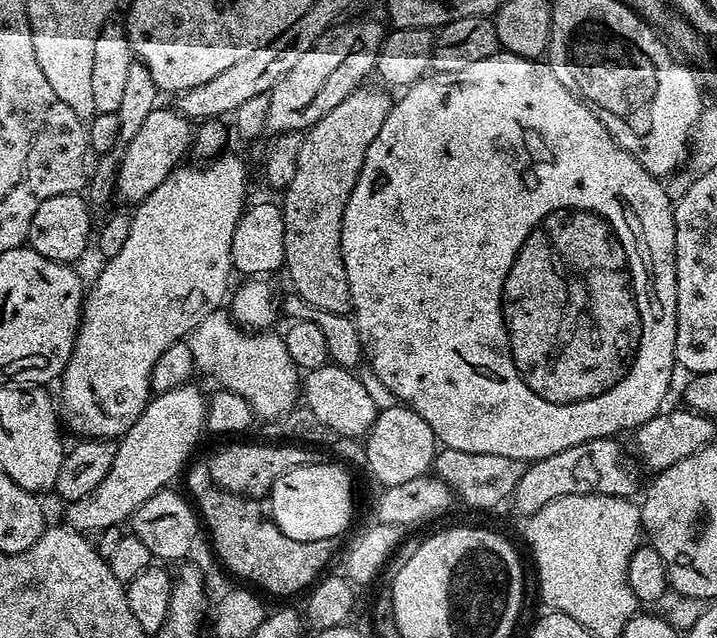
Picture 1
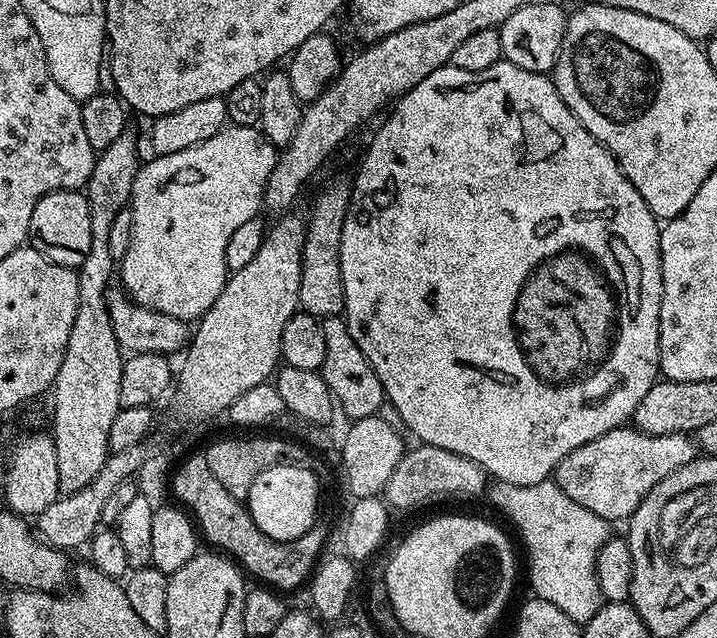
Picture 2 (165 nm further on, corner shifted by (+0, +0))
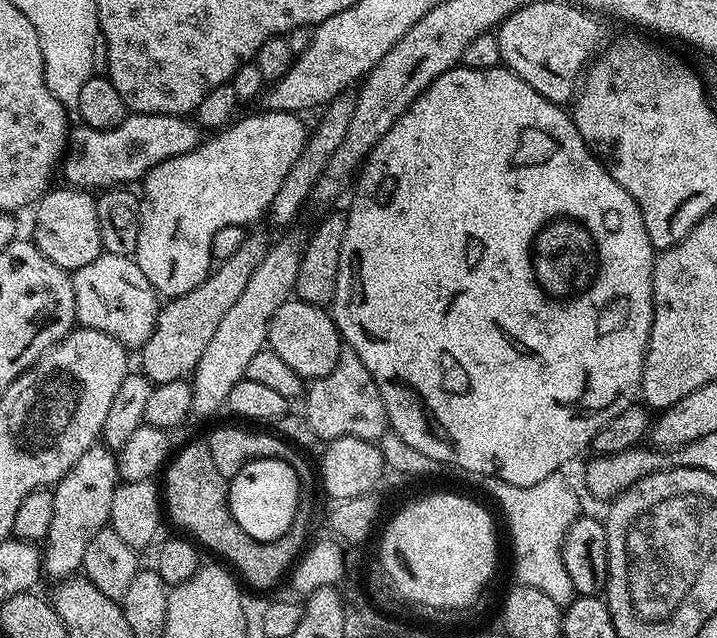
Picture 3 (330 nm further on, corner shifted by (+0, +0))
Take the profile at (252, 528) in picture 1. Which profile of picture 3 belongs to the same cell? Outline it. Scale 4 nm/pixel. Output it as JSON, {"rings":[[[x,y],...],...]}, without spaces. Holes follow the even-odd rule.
{"rings":[[[203,439],[186,445],[178,454],[176,452],[167,461],[163,476],[162,500],[166,505],[167,519],[169,516],[178,527],[185,528],[189,532],[185,533],[197,545],[205,544],[210,551],[217,552],[221,561],[229,560],[224,562],[235,569],[245,585],[248,583],[252,588],[274,587],[283,576],[285,579],[291,573],[298,557],[309,543],[308,527],[312,524],[312,511],[316,508],[314,493],[303,493],[301,506],[296,512],[296,523],[290,526],[287,536],[279,536],[276,540],[250,538],[250,534],[246,534],[246,530],[242,530],[242,526],[238,526],[238,522],[234,522],[230,514],[228,480],[222,474],[218,474],[218,466],[214,466],[210,446]]]}

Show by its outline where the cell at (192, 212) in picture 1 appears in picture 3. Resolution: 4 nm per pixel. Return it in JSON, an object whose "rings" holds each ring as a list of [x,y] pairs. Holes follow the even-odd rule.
{"rings":[[[263,111],[256,112],[253,116],[242,117],[243,115],[241,115],[239,118],[233,119],[227,126],[219,129],[215,134],[209,135],[212,136],[209,140],[207,137],[203,142],[197,144],[194,150],[190,150],[186,154],[178,154],[158,166],[154,166],[148,171],[147,176],[144,177],[142,181],[144,192],[142,191],[142,203],[140,205],[142,226],[138,230],[138,246],[136,247],[134,259],[142,270],[142,274],[146,274],[146,278],[152,283],[153,288],[156,289],[161,297],[181,296],[198,287],[209,276],[214,267],[212,259],[214,234],[218,234],[218,230],[222,230],[222,226],[252,226],[248,224],[254,223],[263,212],[265,215],[271,209],[274,202],[274,194],[278,194],[278,186],[282,186],[282,181],[285,180],[286,174],[290,174],[290,166],[294,166],[294,162],[298,162],[298,154],[302,154],[304,144],[308,141],[310,135],[309,125],[304,125],[300,121],[303,119],[294,112]]]}

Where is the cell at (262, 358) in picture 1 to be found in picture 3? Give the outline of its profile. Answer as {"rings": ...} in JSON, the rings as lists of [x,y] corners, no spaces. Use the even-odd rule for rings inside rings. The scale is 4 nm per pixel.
{"rings":[[[104,252],[94,262],[71,273],[76,324],[97,328],[129,350],[143,348],[160,317],[161,297],[131,256]]]}

